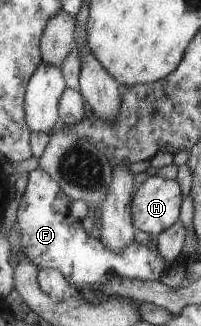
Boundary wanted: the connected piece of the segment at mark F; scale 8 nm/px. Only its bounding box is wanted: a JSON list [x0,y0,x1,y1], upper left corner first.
[16,166,185,290]

